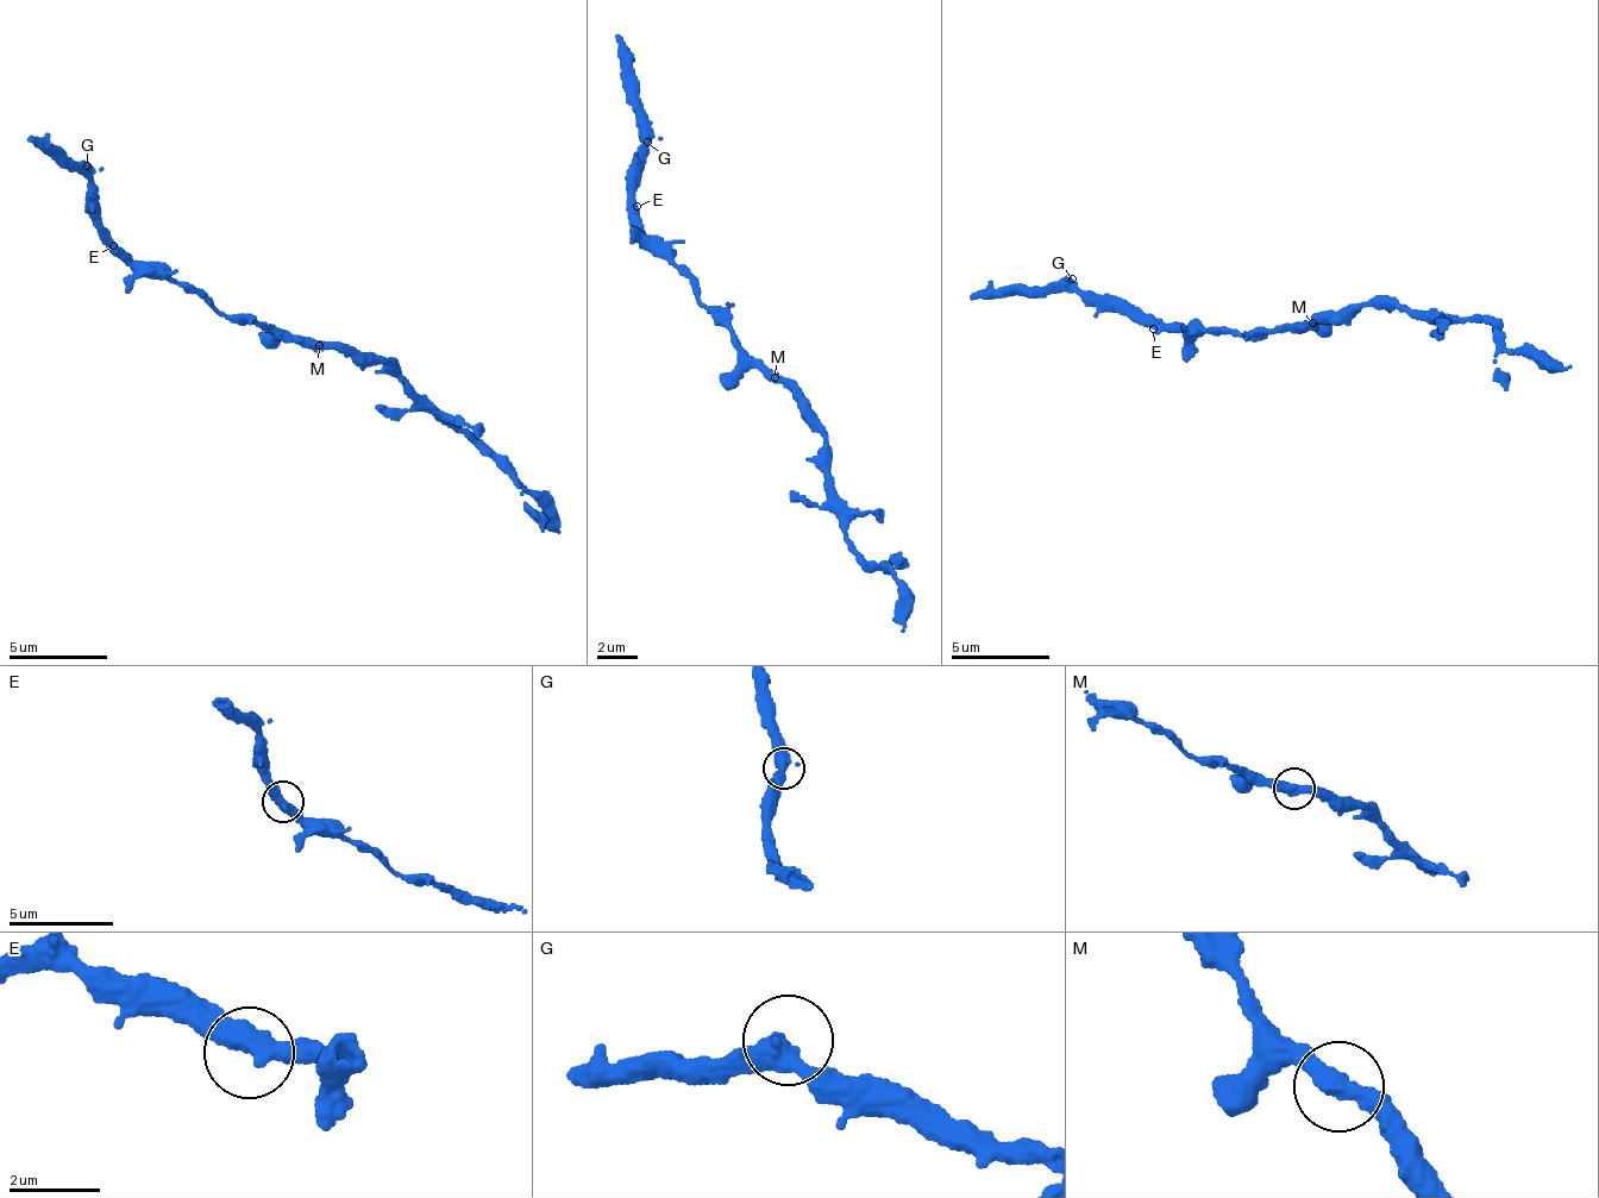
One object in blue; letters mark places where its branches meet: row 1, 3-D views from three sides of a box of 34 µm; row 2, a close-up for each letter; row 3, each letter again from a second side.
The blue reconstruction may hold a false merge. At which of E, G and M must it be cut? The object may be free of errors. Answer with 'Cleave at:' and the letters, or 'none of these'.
Cleave at: none of these

